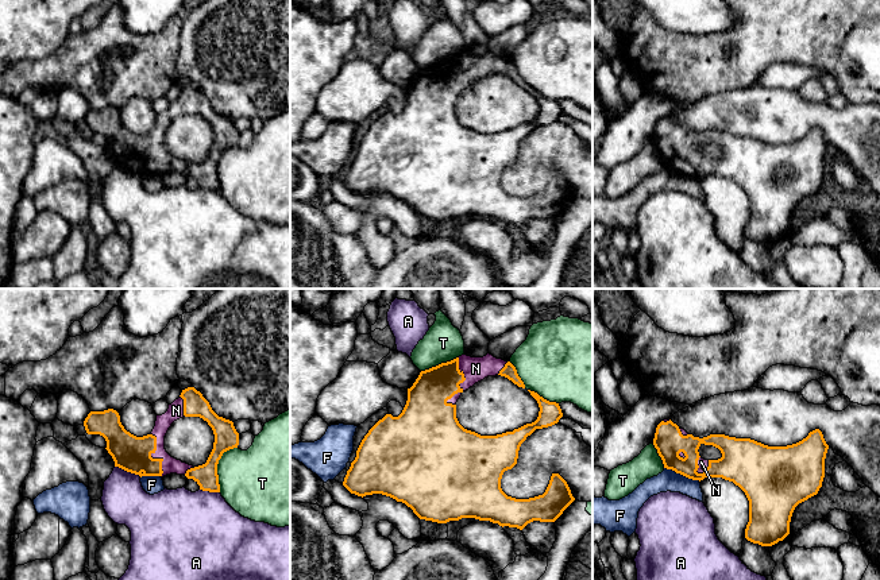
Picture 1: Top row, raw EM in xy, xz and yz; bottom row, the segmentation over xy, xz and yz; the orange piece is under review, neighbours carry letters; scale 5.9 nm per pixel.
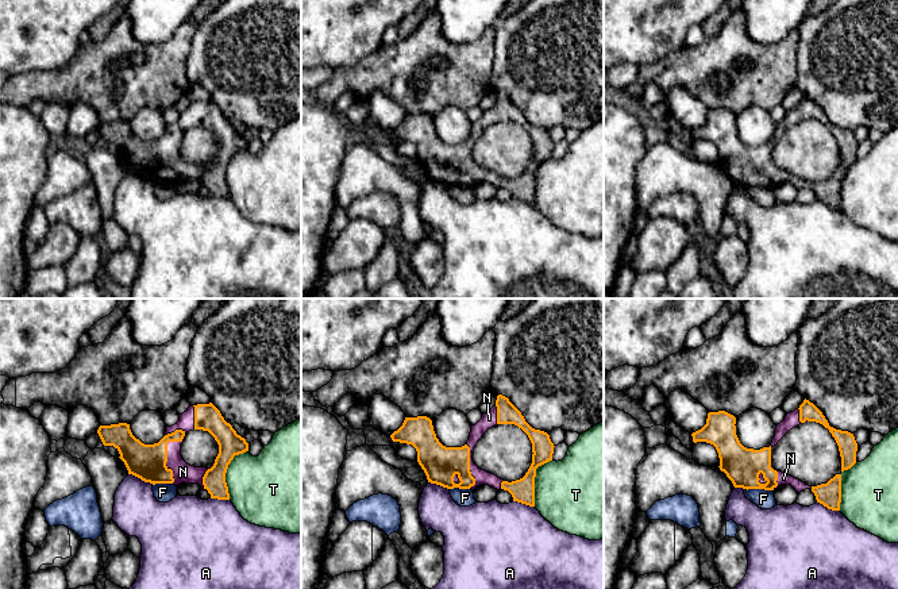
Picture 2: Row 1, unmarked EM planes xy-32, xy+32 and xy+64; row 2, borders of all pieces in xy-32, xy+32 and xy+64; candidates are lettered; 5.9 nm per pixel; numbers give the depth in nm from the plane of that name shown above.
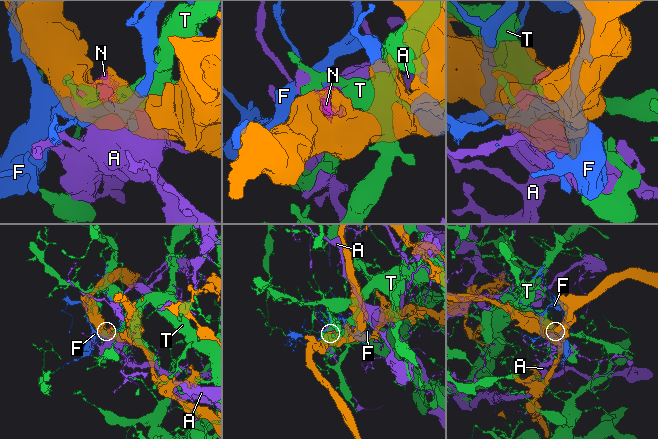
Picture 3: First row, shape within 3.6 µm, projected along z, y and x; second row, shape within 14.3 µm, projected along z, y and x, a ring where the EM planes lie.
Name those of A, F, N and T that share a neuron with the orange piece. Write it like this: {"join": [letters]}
{"join": ["N"]}

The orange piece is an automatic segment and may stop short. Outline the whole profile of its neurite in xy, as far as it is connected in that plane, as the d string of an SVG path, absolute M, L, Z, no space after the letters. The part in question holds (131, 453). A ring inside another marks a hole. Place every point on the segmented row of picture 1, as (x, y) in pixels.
M194 387L182 390L165 414L157 415L153 432L136 437L127 432L116 410L90 411L84 421L88 434L100 434L107 441L107 451L119 467L142 476L185 475L202 491L220 492L217 464L223 453L238 448L239 433L233 422L219 417L209 402ZM182 417L200 417L215 434L213 449L205 464L193 467L171 457L165 449L165 436L171 424Z

